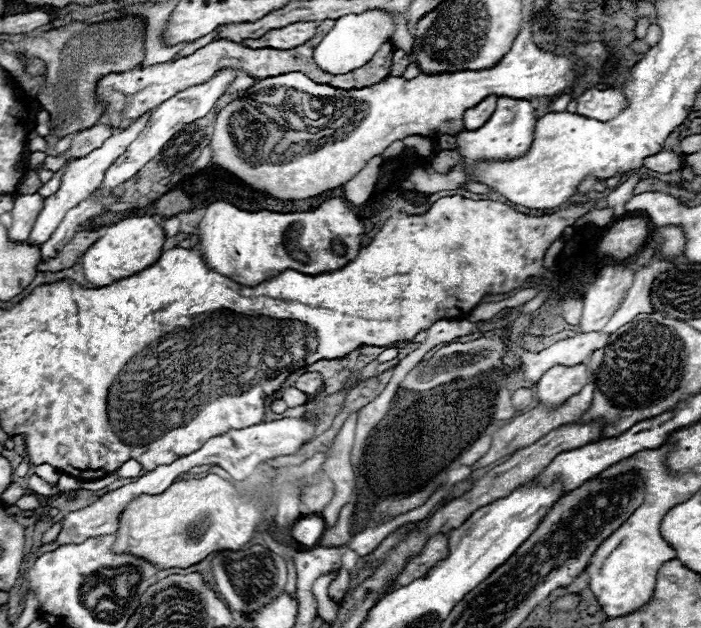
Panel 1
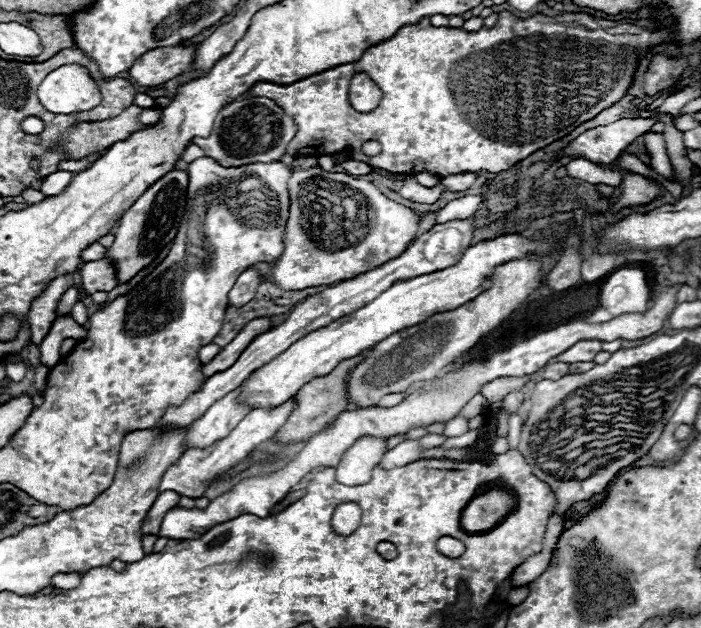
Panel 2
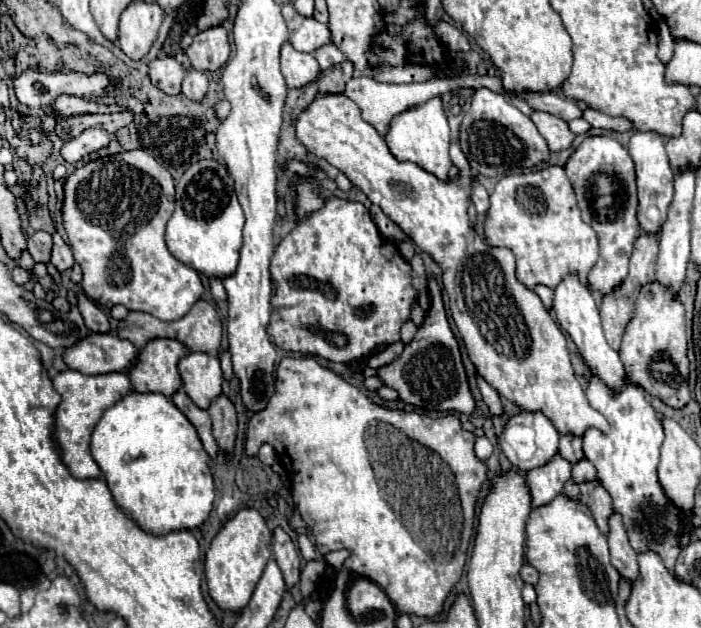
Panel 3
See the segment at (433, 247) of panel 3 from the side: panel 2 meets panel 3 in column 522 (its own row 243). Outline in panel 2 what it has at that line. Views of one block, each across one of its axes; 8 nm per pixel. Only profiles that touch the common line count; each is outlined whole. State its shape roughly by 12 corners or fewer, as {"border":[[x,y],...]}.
{"border":[[294,170],[284,290],[396,258],[420,212],[372,182]]}

